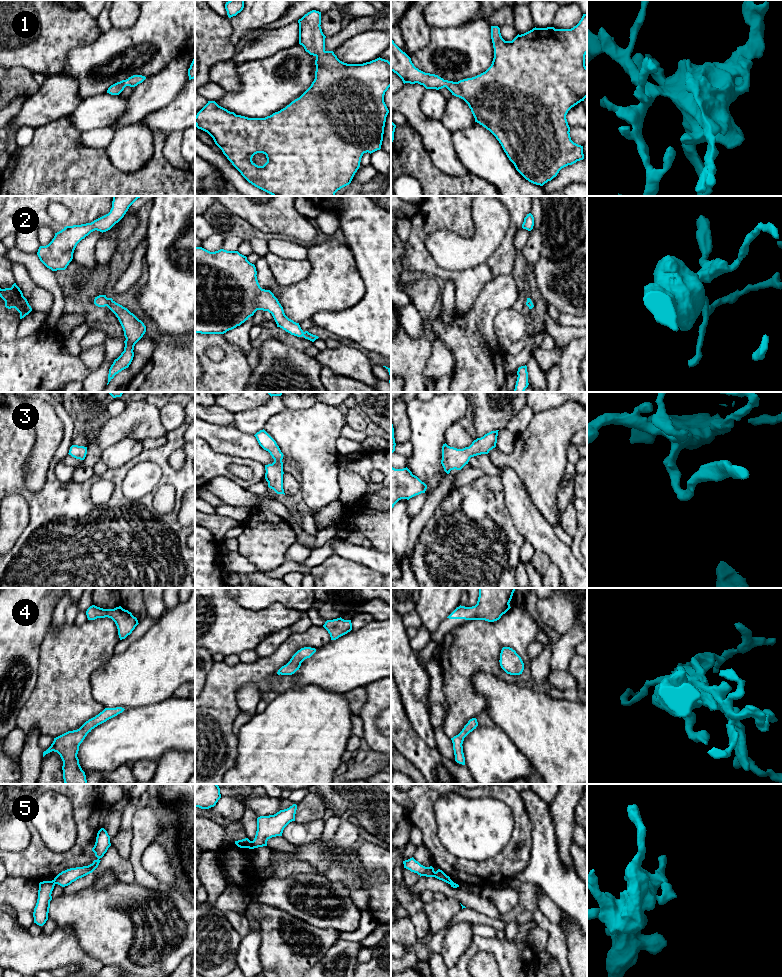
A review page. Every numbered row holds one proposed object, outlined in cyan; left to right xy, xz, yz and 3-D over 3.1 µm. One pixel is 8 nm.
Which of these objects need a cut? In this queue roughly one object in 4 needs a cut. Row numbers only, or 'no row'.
5

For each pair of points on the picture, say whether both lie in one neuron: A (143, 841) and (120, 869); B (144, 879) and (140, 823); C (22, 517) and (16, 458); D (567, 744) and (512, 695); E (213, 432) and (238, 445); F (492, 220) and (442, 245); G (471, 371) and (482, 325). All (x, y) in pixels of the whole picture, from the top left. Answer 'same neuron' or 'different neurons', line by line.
A: different neurons
B: same neuron
C: different neurons
D: same neuron
E: same neuron
F: same neuron
G: same neuron

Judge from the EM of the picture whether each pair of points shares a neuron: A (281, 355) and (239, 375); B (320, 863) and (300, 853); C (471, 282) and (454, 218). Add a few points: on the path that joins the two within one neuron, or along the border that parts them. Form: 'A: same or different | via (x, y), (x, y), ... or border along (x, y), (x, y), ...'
A: different | border along (251, 371), (247, 381)
B: same | via (315, 858), (310, 853), (305, 853)
C: same | via (445, 275), (420, 254), (420, 235), (428, 227)

